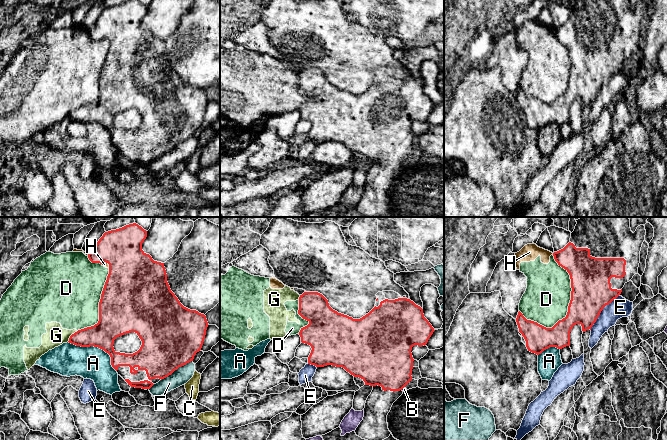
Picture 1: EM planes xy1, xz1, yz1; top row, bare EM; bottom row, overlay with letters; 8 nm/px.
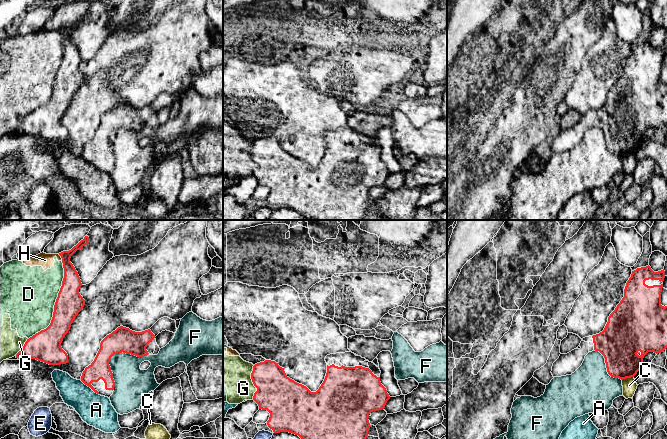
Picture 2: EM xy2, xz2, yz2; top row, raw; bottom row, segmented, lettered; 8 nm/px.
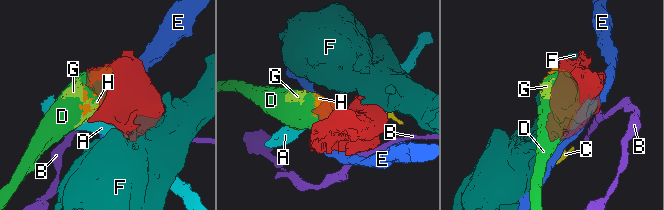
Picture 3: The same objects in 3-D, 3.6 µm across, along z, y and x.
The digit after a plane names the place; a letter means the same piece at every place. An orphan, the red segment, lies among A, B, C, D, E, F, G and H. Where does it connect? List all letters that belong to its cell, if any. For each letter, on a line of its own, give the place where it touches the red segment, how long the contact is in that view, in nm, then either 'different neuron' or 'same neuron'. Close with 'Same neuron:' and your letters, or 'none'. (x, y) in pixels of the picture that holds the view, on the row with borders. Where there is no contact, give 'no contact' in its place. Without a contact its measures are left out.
A: xy1 (97, 346) | 460 nm | different neuron
B: xz1 (402, 388) | 40 nm | different neuron
C: yz2 (627, 377) | 100 nm | different neuron
D: yz1 (571, 295) | 600 nm | different neuron
E: yz1 (601, 310) | 380 nm | different neuron
F: xy2 (113, 354) | 400 nm | different neuron
G: xz2 (252, 381) | 280 nm | different neuron
H: xy2 (61, 257) | 70 nm | different neuron
Same neuron: none

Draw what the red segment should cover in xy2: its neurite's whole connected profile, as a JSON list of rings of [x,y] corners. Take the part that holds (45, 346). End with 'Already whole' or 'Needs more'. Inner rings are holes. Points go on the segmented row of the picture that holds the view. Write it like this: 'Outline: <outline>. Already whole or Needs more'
Outline: [[[85,236],[71,250],[59,253],[62,258],[64,278],[54,305],[51,323],[46,329],[27,339],[23,348],[16,354],[16,358],[36,359],[49,365],[68,363],[68,355],[62,349],[61,343],[75,317],[85,305],[85,300],[79,293],[82,283],[70,258],[88,243],[89,237]]]. Already whole

